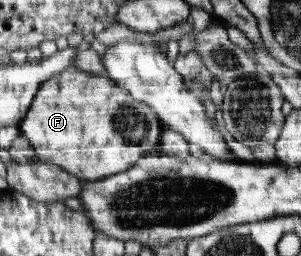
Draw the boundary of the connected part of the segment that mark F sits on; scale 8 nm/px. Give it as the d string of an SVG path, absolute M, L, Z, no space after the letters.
M68 69L52 76L40 85L32 105L20 121L19 130L32 141L36 160L44 163L60 165L62 171L72 173L79 180L93 182L130 170L140 158L161 152L160 137L162 125L156 117L156 112L147 103L132 99L122 86L116 87L115 80L90 71Z

